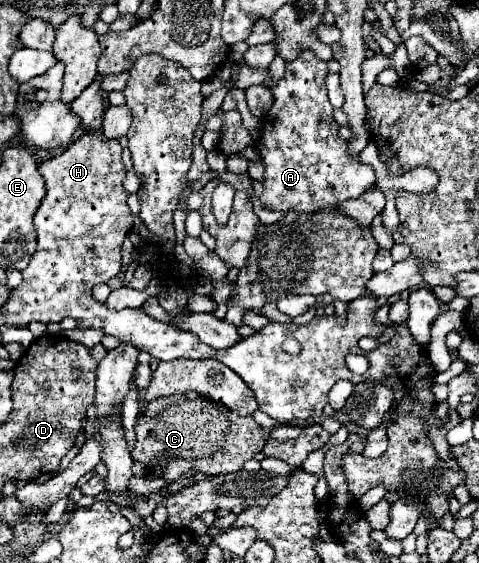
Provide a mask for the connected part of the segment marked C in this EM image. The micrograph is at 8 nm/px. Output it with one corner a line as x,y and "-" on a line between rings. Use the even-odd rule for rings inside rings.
188,392
184,396
168,396
146,404
146,412
137,419
134,428
138,442
135,442
132,456
146,468
170,462
170,466
164,468
164,478
168,482
178,480
182,472
194,468
206,476
242,470
242,464
254,458
270,438
288,440
296,438
302,430
298,426
280,424
270,436
254,422
252,416
236,416
232,410
226,410
218,402
210,402
196,392
-
202,420
210,420
210,428
202,428

